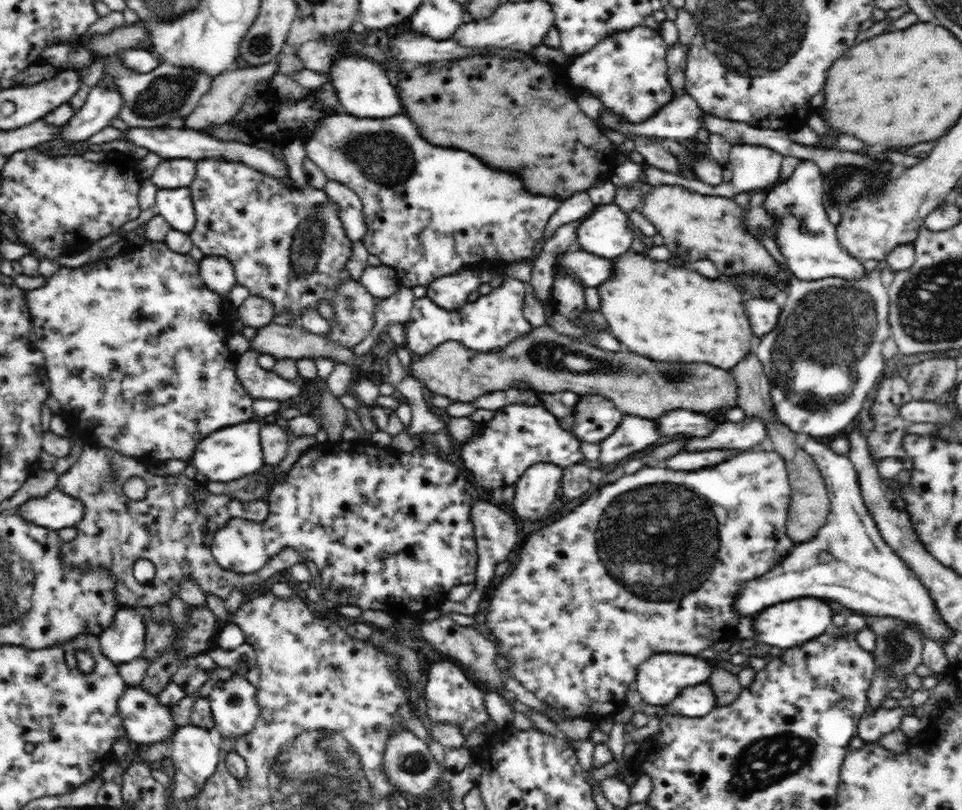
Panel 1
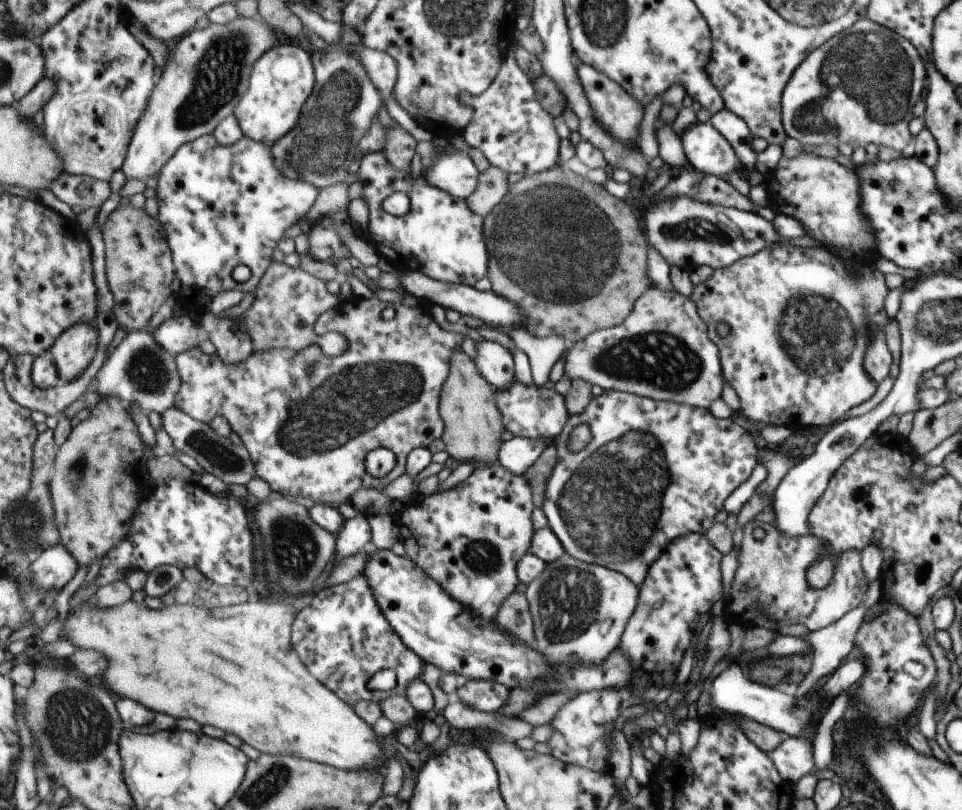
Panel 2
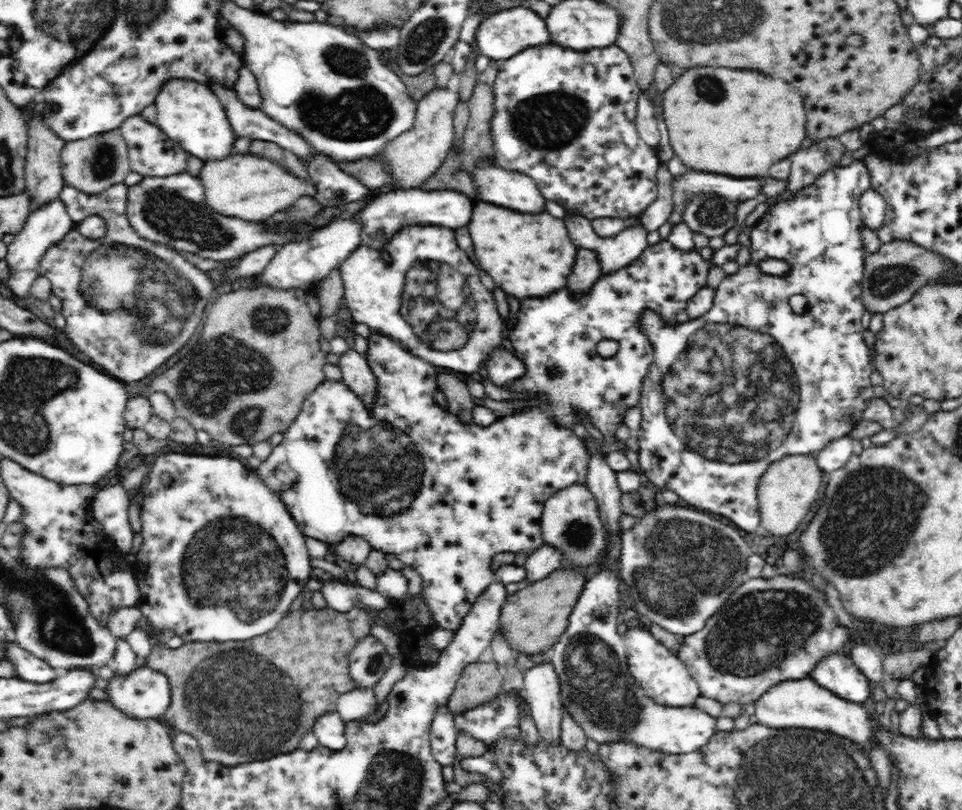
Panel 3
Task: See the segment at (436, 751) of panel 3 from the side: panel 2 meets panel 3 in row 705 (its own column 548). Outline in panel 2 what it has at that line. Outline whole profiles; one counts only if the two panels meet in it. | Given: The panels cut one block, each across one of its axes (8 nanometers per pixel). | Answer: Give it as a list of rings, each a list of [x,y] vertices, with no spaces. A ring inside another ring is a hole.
[[[512,437],[500,444],[496,462],[507,472],[522,476],[541,456],[543,450],[550,450],[551,443],[541,437]]]

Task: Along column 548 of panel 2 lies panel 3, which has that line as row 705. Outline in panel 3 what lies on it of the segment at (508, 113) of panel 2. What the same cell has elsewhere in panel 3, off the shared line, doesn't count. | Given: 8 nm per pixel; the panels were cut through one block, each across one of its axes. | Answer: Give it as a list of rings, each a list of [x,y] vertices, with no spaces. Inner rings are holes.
[[[139,665],[130,676],[117,675],[106,691],[109,701],[124,714],[144,720],[168,713],[171,686],[163,673]]]

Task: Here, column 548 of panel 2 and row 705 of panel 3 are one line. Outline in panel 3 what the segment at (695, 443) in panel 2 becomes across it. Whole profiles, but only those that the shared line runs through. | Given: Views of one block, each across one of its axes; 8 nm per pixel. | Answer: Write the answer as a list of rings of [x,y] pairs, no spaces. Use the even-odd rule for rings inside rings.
[[[510,690],[492,701],[452,715],[456,736],[464,733],[490,747],[500,736],[520,736],[520,721],[528,712],[524,693]]]

